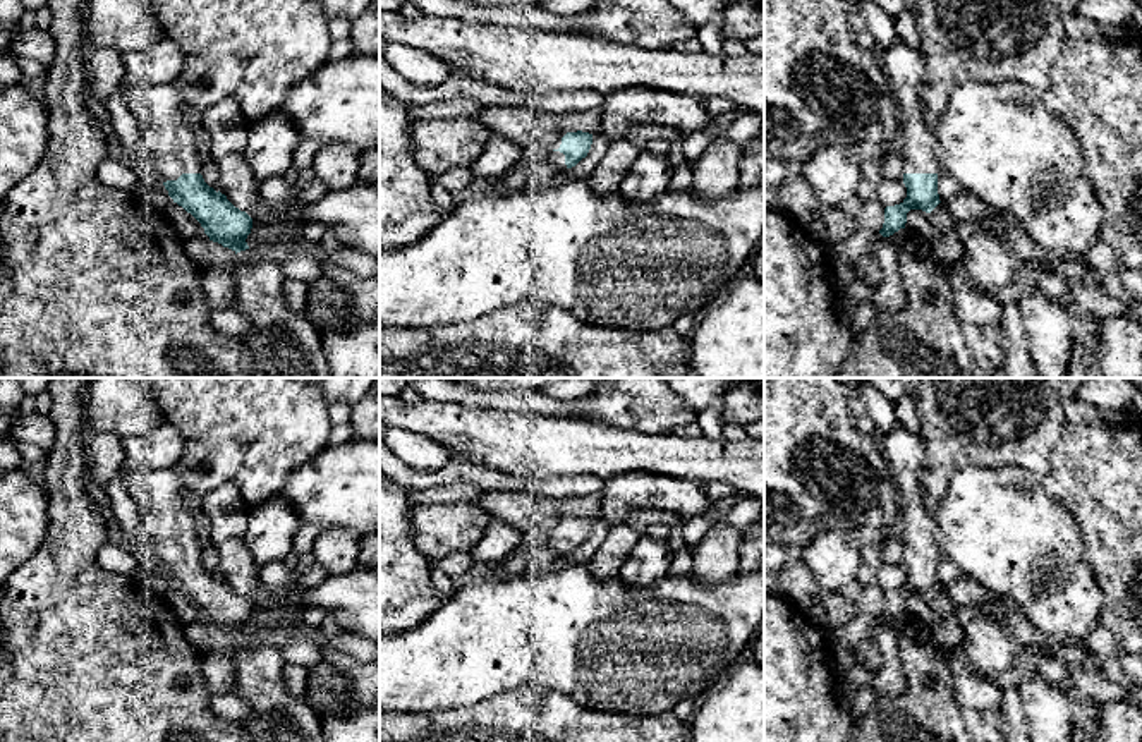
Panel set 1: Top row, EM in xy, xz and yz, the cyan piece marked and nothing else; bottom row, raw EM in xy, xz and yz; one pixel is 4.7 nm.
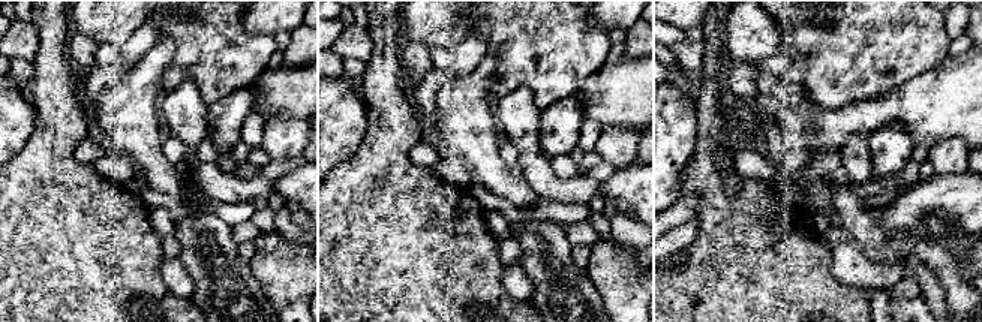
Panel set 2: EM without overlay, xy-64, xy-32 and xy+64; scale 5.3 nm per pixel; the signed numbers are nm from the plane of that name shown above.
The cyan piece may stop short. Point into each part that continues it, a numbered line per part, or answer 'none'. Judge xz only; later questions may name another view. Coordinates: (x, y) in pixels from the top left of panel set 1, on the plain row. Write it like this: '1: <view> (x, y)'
1: xz (557, 543)

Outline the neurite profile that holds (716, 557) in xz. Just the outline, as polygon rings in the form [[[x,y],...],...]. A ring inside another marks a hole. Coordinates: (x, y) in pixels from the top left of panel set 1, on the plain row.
[[[713,524],[694,550],[692,577],[699,584],[718,584],[738,574],[744,532],[738,527]]]

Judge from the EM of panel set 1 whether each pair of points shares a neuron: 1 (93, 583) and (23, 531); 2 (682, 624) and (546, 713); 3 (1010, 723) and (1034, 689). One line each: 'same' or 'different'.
1: different
2: different
3: different

